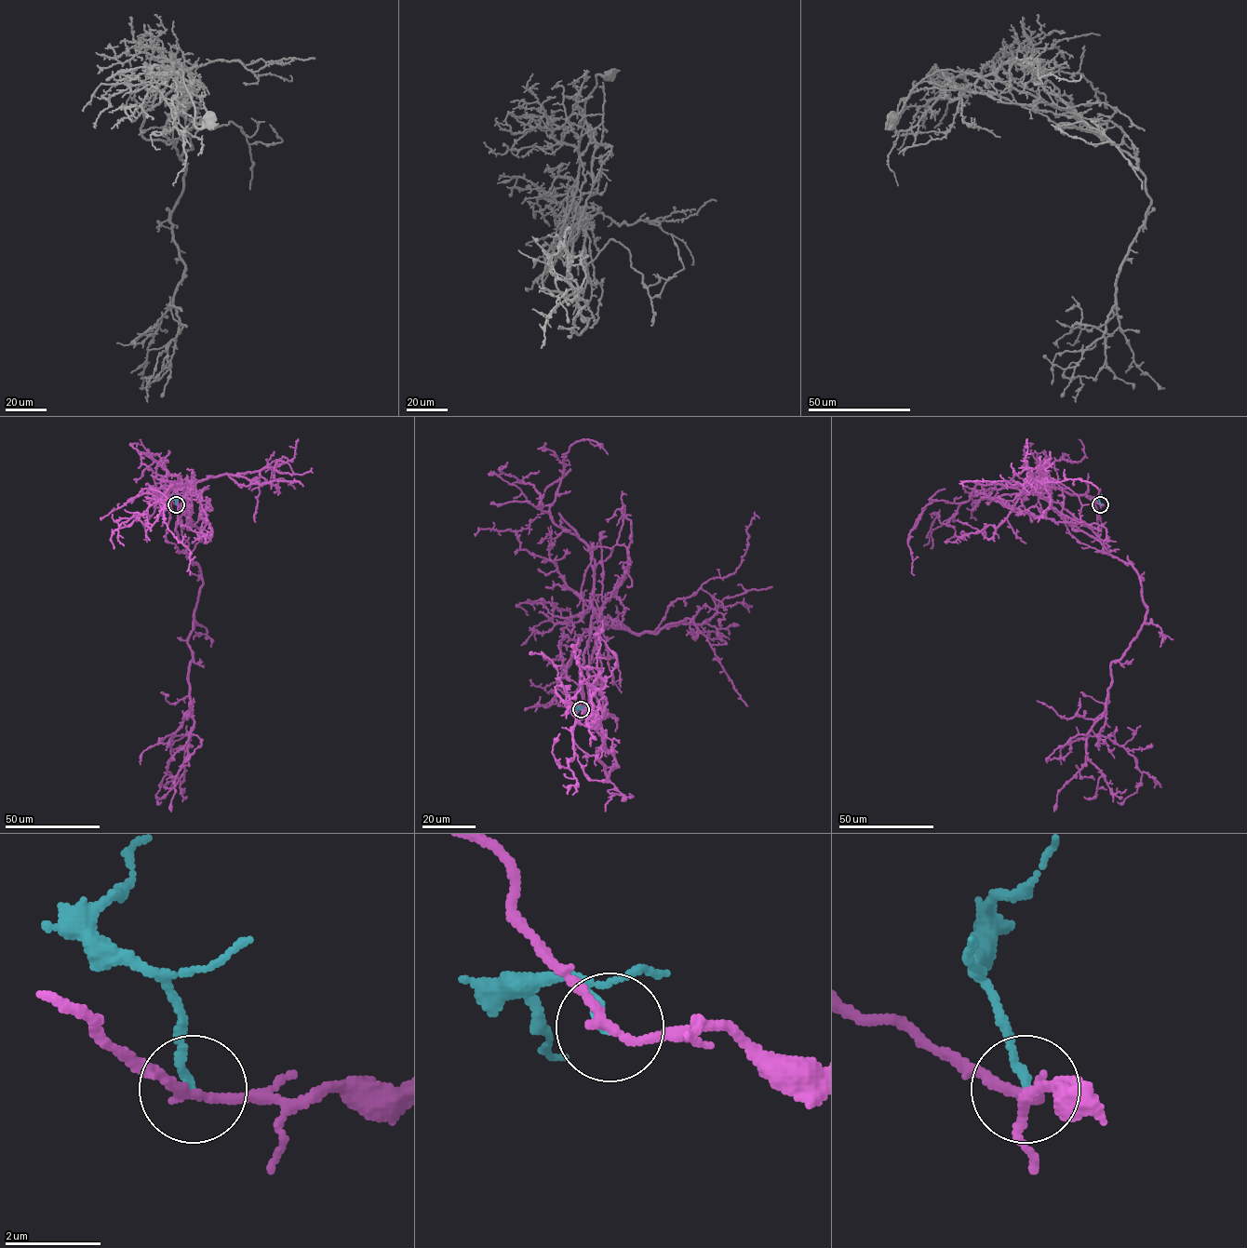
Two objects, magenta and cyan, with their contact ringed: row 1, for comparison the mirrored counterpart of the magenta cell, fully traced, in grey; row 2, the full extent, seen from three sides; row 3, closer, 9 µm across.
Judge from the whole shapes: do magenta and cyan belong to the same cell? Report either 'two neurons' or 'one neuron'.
two neurons

